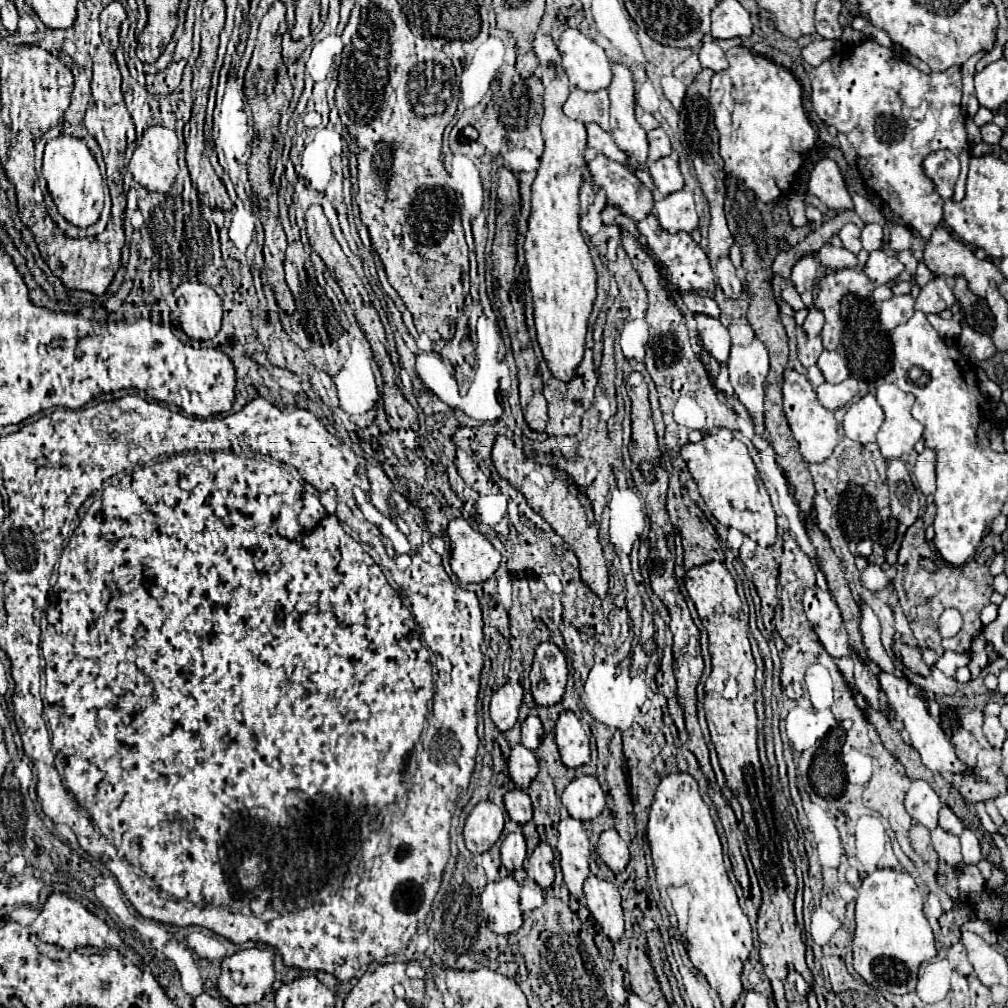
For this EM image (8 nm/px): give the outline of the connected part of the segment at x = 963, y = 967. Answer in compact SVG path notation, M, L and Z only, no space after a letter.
M959 941L959 943L955 943L951 949L949 949L949 963L955 967L955 971L959 973L959 975L971 975L973 973L973 965L969 963L969 959L967 959L967 951L965 951L965 947L963 947L963 943Z

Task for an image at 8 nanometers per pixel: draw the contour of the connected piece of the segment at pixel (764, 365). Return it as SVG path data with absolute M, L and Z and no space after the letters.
M755 337L749 345L733 345L731 347L731 355L727 361L729 367L729 375L731 375L731 385L735 389L737 399L749 409L749 413L753 415L755 421L755 437L753 437L753 445L759 453L763 453L769 443L767 443L767 431L765 431L765 423L763 423L763 383L769 371L769 357L767 357L767 349L763 347L763 343Z

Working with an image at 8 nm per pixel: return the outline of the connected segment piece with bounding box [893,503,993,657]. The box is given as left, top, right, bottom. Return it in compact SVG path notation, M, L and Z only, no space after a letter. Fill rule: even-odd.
M931 503L923 511L923 515L907 529L901 551L899 551L899 559L897 559L897 573L893 579L893 589L899 597L899 605L909 621L909 627L919 641L919 647L933 649L939 657L947 649L951 649L955 653L967 653L973 637L979 635L983 629L979 613L985 605L989 605L989 597L993 593L993 575L989 573L987 565L979 565L975 559L969 559L967 563L963 563L959 567L945 563L941 559L941 555L937 551L933 551L925 539L925 527L929 523L933 523L933 519L935 519L935 505ZM921 559L931 559L937 565L937 569L935 571L923 569ZM947 607L955 607L963 615L963 627L955 637L941 639L937 623L939 623L941 613Z

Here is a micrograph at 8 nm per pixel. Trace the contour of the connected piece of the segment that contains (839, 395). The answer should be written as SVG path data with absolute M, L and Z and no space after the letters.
M849 377L845 379L843 383L839 385L831 385L831 383L823 383L817 387L817 397L819 397L819 403L829 409L829 411L835 411L839 407L843 407L845 403L849 403L855 395L859 393L859 381Z

